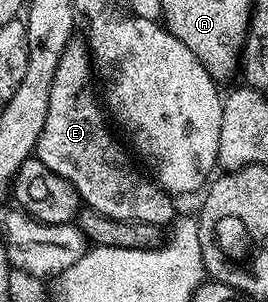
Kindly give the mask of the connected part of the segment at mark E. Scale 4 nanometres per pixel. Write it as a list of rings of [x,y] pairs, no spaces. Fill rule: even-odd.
[[[69,41],[67,48],[63,48],[63,56],[59,56],[59,68],[55,68],[55,80],[51,80],[51,100],[47,100],[47,118],[43,123],[43,130],[39,132],[35,156],[44,166],[51,168],[55,176],[63,176],[63,180],[71,183],[88,209],[103,216],[111,216],[115,220],[168,227],[175,218],[174,199],[169,191],[161,189],[152,177],[144,178],[129,167],[129,158],[125,155],[124,148],[113,139],[113,134],[109,131],[110,123],[107,121],[106,111],[99,105],[98,95],[97,98],[93,95],[95,70],[91,65],[88,45],[84,41],[77,41]]]

